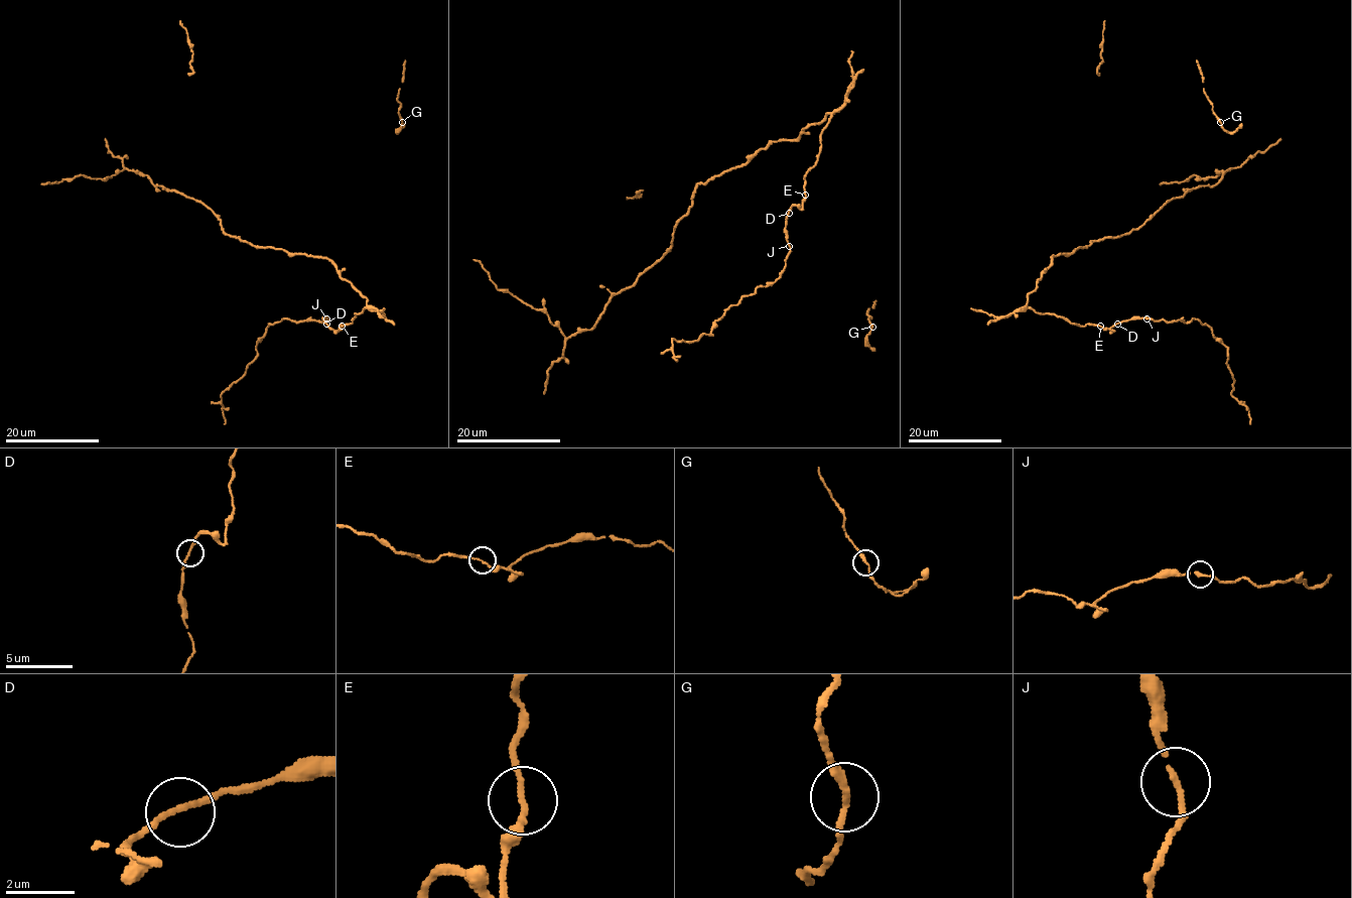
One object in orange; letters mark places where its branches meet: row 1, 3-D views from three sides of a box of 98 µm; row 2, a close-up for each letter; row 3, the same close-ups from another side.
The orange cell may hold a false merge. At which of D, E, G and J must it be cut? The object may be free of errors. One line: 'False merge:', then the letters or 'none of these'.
False merge: none of these

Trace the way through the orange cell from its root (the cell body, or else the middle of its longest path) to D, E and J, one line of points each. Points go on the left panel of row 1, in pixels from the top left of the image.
D: (362, 295), (366, 306), (351, 323), (341, 324), (336, 331), (326, 324)
E: (362, 295), (366, 299), (365, 308), (356, 313), (351, 323), (343, 326), (341, 324), (342, 326)
J: (362, 295), (366, 306), (351, 323), (341, 324), (333, 331), (324, 322), (326, 317)

